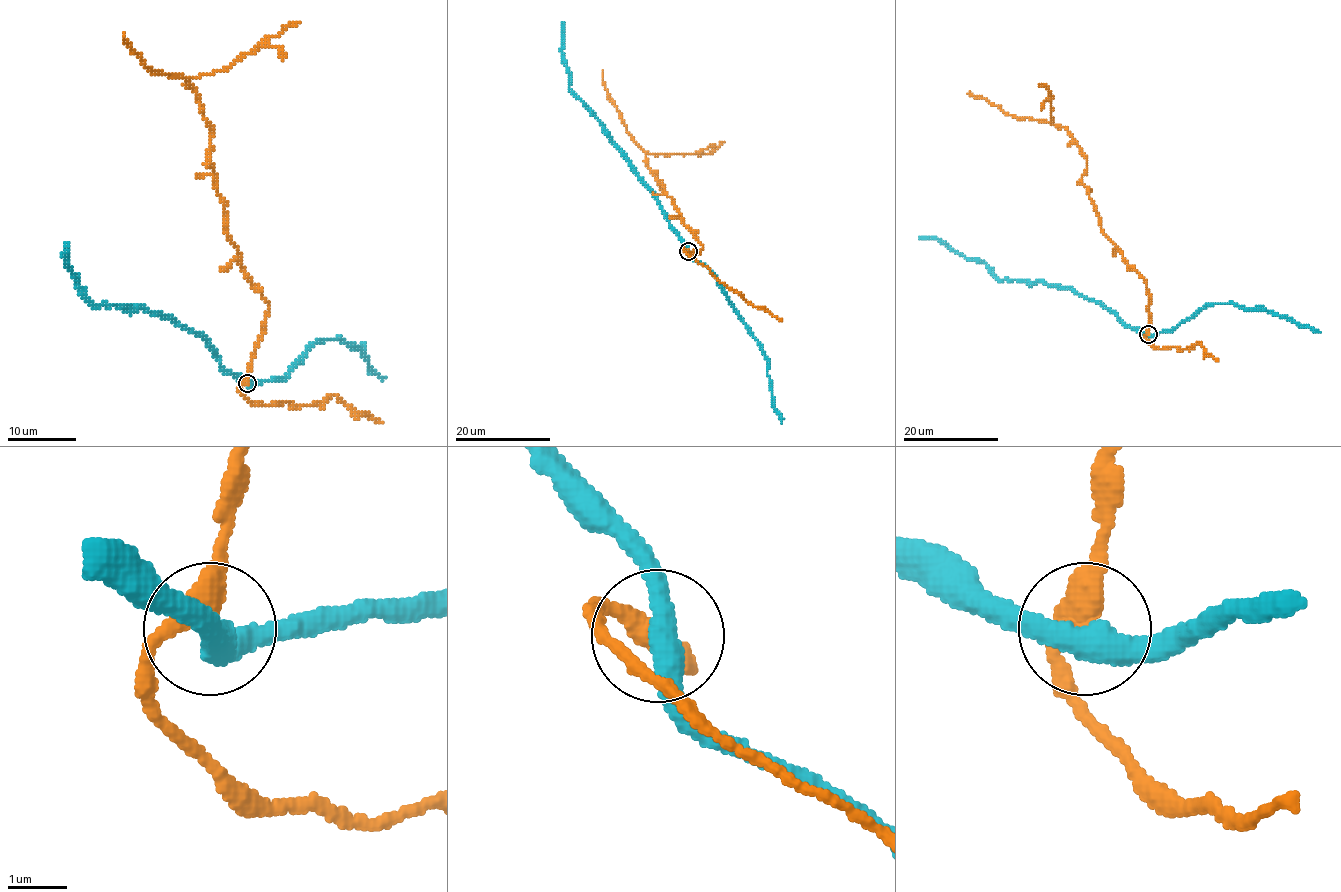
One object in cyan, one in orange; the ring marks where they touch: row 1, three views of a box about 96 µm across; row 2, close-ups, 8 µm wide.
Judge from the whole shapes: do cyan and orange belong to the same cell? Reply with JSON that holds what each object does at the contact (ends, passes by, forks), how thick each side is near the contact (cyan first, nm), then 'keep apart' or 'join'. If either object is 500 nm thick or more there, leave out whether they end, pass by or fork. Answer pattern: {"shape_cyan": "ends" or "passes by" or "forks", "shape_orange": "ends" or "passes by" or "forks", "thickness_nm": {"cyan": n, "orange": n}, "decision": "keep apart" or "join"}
{"shape_cyan": "passes by", "shape_orange": "passes by", "thickness_nm": {"cyan": 440, "orange": 400}, "decision": "keep apart"}

